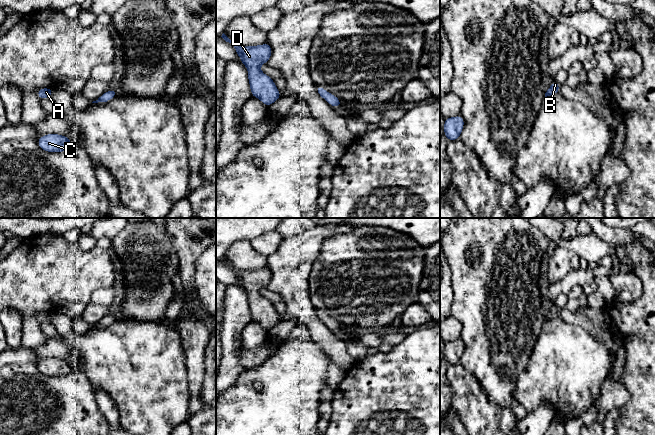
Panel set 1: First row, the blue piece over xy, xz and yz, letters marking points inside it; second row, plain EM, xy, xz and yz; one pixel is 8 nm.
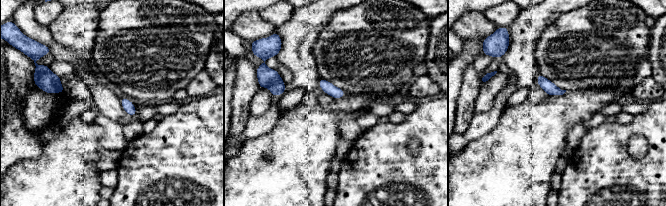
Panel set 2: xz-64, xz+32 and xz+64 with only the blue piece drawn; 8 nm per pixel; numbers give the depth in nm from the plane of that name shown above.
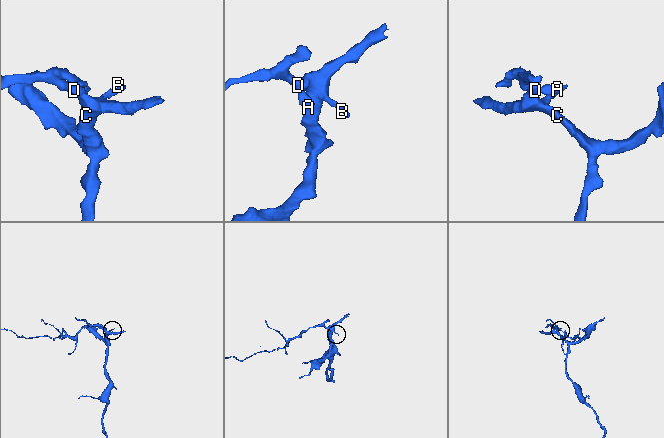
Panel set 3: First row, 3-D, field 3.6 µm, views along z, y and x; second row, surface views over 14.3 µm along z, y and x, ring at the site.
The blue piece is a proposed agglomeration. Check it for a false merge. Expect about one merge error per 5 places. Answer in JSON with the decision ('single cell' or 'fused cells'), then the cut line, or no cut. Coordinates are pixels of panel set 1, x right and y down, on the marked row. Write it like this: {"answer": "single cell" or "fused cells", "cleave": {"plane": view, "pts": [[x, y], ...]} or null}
{"answer": "single cell", "cleave": null}

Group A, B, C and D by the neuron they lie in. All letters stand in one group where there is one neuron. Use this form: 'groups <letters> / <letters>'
groups A B C D

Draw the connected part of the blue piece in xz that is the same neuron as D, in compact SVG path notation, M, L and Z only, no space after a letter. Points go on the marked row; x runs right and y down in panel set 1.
M224 33L221 37L234 46L241 63L246 66L251 95L260 99L266 106L277 101L281 97L280 91L275 86L274 80L260 69L260 66L267 63L272 55L271 46L268 43L248 47L239 46Z

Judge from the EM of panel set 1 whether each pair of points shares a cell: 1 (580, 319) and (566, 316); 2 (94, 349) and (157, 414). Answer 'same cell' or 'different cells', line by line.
1: same cell
2: same cell

